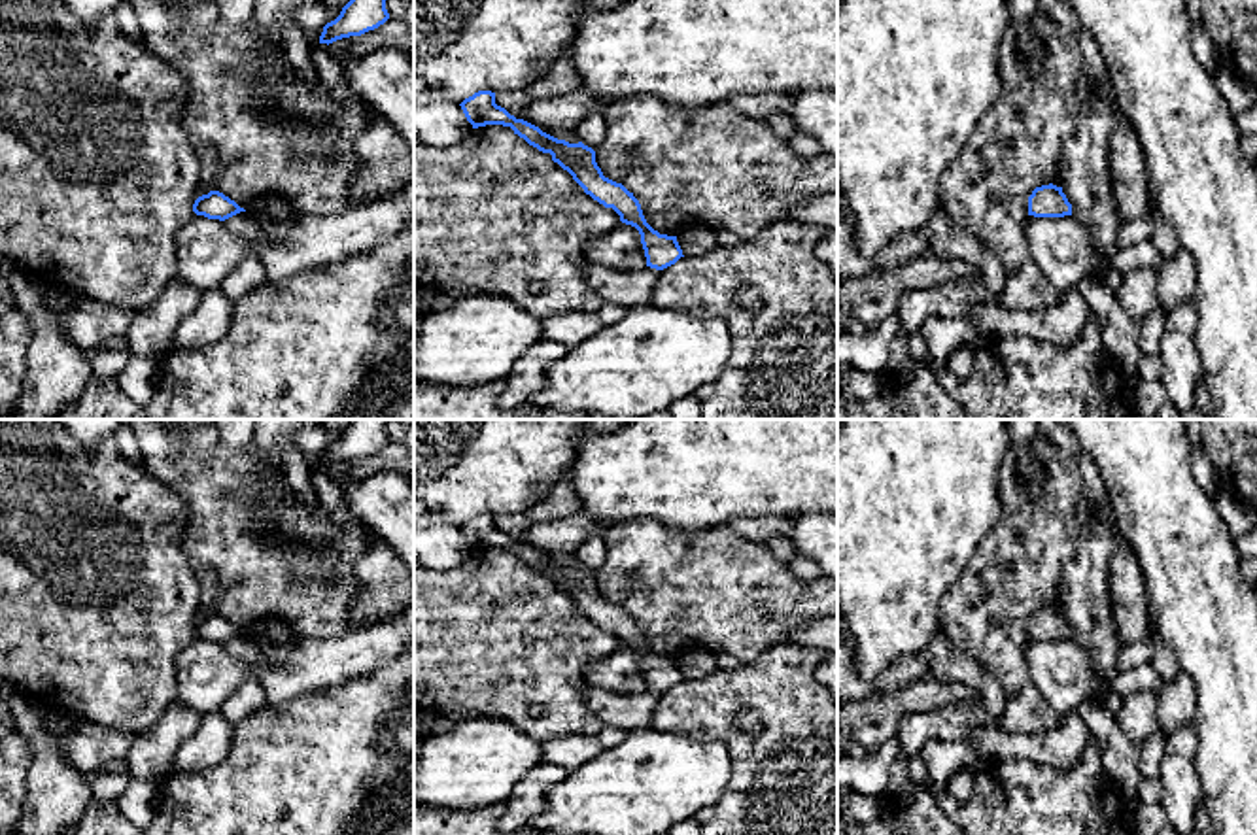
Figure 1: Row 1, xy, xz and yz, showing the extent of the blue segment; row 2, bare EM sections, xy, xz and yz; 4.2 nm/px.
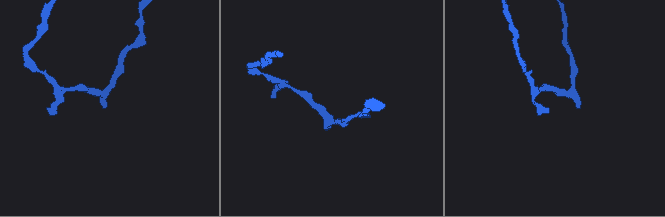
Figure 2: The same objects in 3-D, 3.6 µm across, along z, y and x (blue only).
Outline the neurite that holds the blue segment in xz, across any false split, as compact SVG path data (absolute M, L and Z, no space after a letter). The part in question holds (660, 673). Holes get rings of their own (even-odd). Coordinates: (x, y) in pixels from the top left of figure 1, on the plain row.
M478 514L465 521L459 529L473 552L486 548L510 550L514 557L524 561L529 569L542 576L550 576L552 584L567 593L586 618L605 631L612 631L620 639L622 646L639 654L646 690L663 693L684 680L677 659L654 654L646 646L641 627L633 616L629 616L622 606L603 599L592 571L582 565L569 567L565 563L558 563L542 555L539 550L524 542L516 542L505 531L495 527L495 516L491 514Z

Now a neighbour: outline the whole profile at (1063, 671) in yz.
M1028 639L1025 654L1030 682L1059 714L1076 712L1083 701L1096 697L1093 657L1072 639Z

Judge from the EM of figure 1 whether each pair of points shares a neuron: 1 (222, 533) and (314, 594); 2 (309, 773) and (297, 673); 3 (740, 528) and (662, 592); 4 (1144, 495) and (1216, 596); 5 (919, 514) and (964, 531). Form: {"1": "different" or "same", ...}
{"1": "same", "2": "different", "3": "different", "4": "same", "5": "same"}

